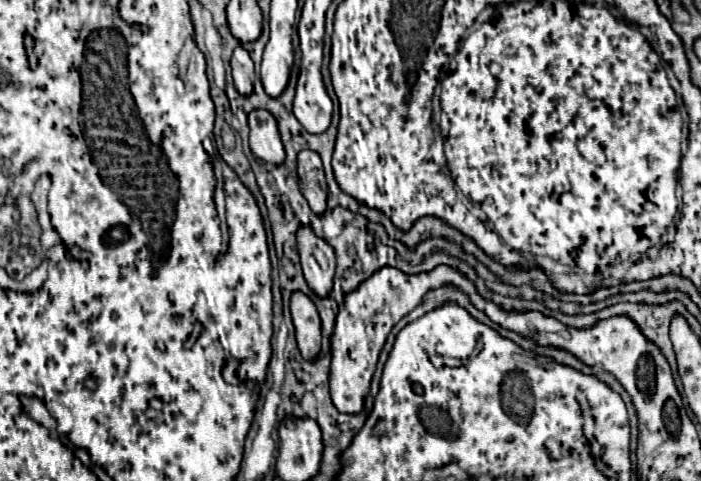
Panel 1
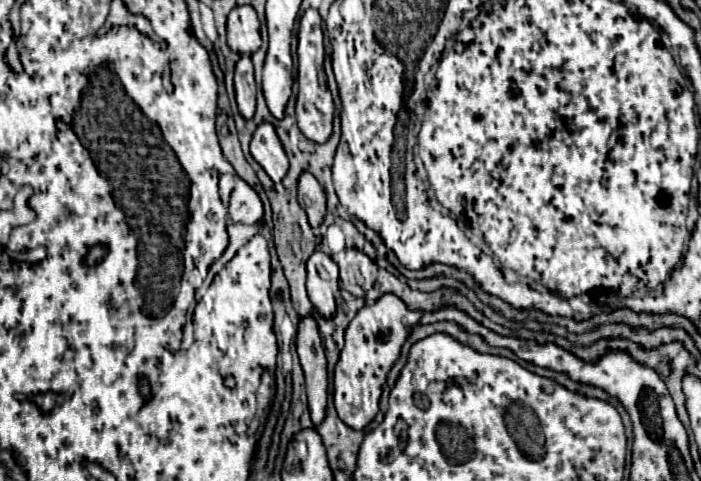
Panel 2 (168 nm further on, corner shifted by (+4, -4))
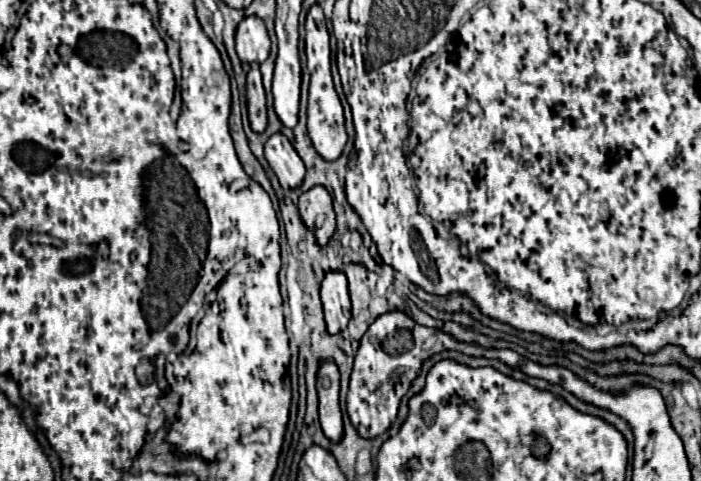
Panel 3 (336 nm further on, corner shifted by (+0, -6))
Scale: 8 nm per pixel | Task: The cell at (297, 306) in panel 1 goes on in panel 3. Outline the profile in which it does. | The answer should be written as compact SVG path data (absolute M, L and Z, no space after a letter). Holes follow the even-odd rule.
M331 360L319 362L317 394L319 394L321 428L331 442L339 442L339 438L343 436L343 422L339 408L339 370Z

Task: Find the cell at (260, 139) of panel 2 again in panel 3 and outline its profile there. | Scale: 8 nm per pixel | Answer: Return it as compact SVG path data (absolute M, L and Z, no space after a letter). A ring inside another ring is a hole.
M281 132L269 136L265 142L265 160L269 162L283 188L297 188L303 182L303 160Z

